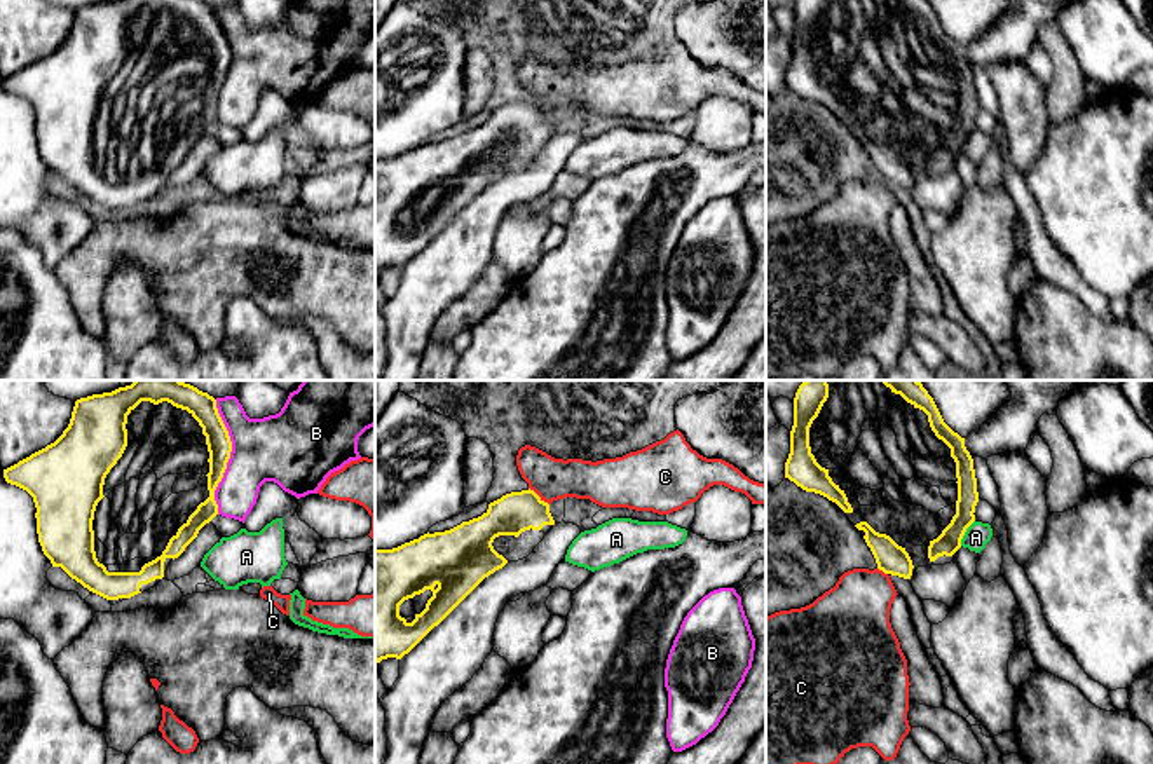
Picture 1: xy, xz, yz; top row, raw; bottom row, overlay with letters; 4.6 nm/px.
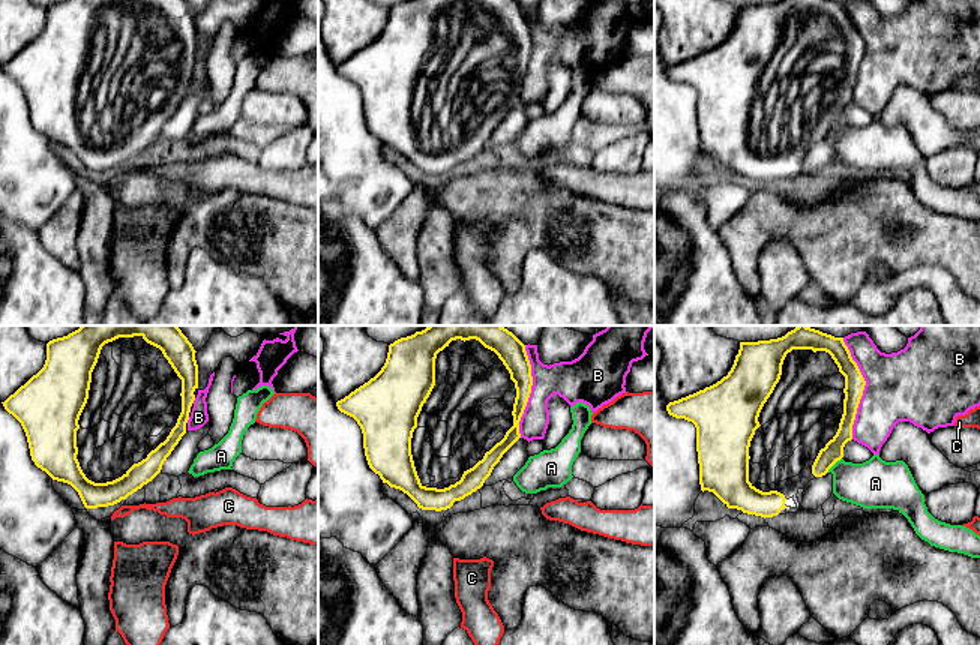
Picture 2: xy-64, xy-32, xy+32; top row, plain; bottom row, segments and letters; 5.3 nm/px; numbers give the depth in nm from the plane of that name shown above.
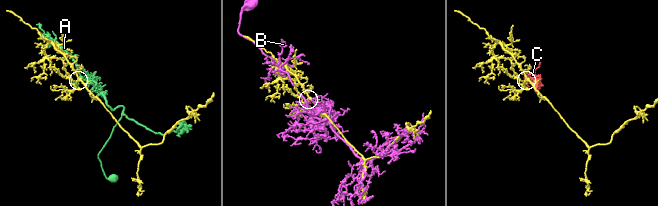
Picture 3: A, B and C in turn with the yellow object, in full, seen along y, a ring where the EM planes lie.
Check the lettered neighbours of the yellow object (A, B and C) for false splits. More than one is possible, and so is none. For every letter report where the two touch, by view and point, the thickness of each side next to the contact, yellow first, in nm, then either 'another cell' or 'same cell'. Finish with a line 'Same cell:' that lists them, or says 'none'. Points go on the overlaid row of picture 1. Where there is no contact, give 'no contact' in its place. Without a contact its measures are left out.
A: yz (965, 531) | 110/120 nm | another cell
B: xy (229, 457) | 120/320 nm | another cell
C: xz (538, 496) | 190/190 nm | another cell
Same cell: none

